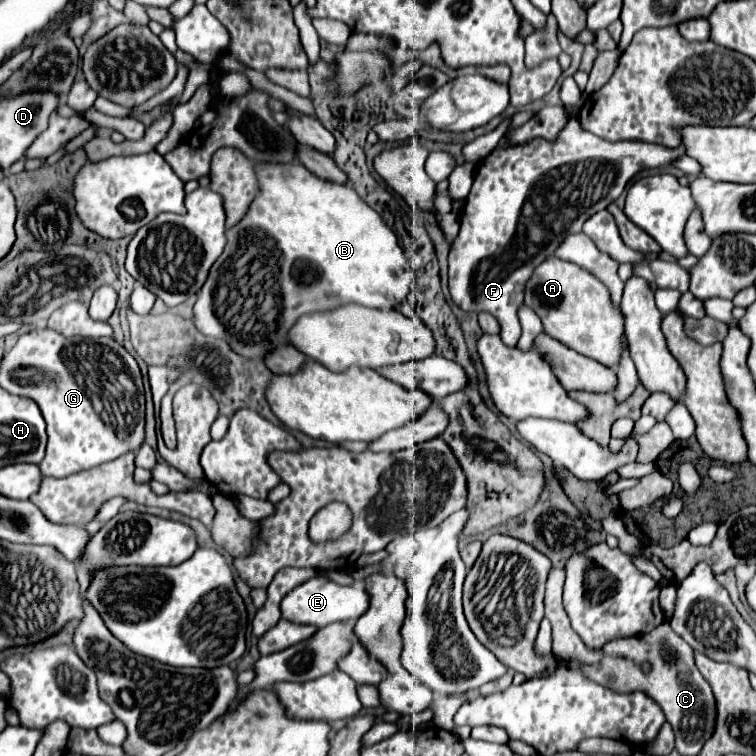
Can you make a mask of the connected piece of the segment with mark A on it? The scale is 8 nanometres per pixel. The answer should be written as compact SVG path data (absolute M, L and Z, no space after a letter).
M549 256L527 282L525 304L539 314L551 338L609 368L619 366L621 352L625 350L625 320L621 306L613 304L607 286L585 268Z

